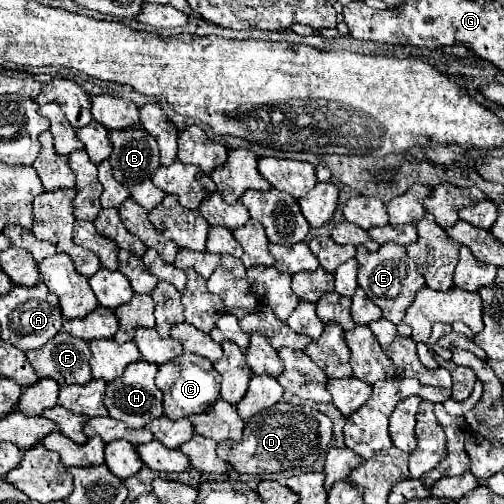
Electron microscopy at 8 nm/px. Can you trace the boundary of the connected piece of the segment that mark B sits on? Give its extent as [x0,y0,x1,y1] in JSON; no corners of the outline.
[109,128,163,212]

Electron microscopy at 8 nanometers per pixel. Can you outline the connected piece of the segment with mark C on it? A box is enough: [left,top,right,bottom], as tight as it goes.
[155,354,219,420]

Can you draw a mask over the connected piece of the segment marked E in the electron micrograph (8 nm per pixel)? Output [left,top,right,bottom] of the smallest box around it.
[357,242,425,324]

